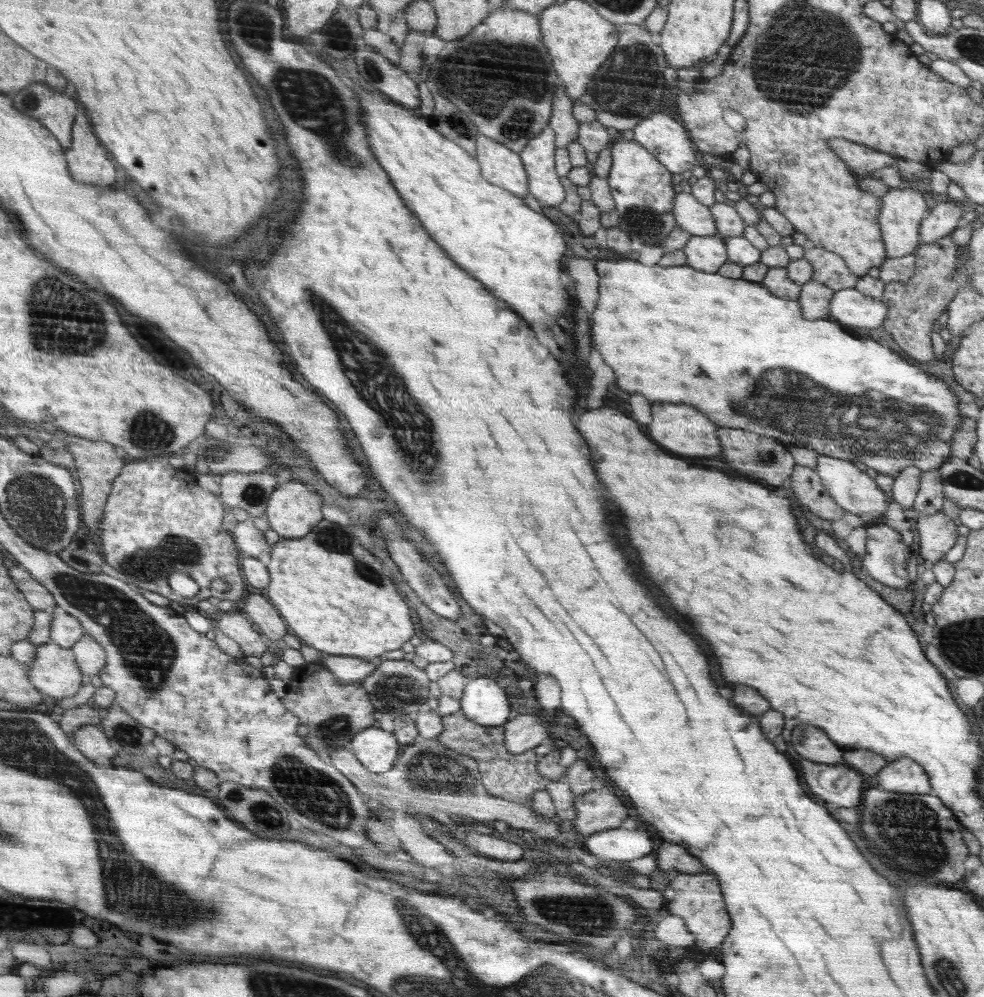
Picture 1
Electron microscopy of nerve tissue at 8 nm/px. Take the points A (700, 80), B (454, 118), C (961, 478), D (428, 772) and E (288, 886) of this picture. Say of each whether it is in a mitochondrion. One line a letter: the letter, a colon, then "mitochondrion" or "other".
A: other
B: mitochondrion
C: mitochondrion
D: mitochondrion
E: other

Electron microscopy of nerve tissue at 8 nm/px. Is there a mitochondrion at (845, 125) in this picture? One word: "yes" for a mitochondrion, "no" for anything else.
no

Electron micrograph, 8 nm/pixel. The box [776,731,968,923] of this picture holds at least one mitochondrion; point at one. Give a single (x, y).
(920, 843)

